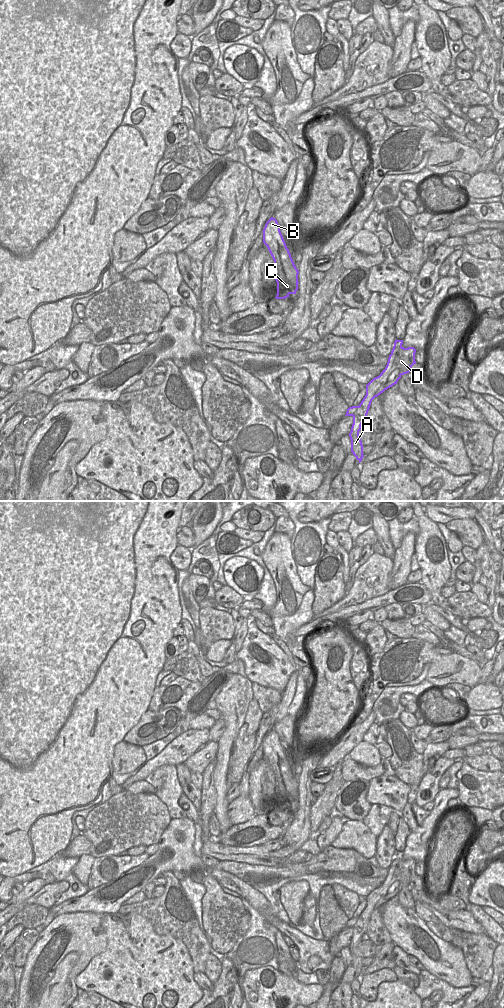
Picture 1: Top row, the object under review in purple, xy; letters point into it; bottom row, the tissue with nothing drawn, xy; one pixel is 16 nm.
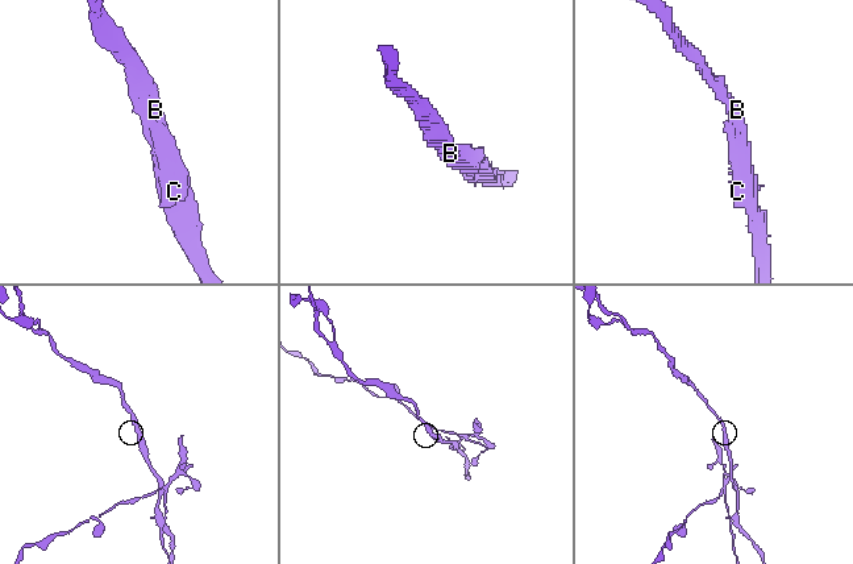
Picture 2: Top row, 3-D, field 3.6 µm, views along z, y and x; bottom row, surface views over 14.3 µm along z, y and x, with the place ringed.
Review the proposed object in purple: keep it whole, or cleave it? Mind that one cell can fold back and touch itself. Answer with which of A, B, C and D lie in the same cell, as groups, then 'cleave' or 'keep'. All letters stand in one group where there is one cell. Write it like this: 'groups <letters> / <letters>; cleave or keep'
groups A B C D; keep

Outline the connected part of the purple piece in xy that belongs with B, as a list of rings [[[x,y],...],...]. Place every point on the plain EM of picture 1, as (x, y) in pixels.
[[[271,729],[263,741],[263,755],[267,758],[275,776],[277,794],[276,811],[285,811],[298,802],[298,786],[289,761],[283,751],[277,732]]]

